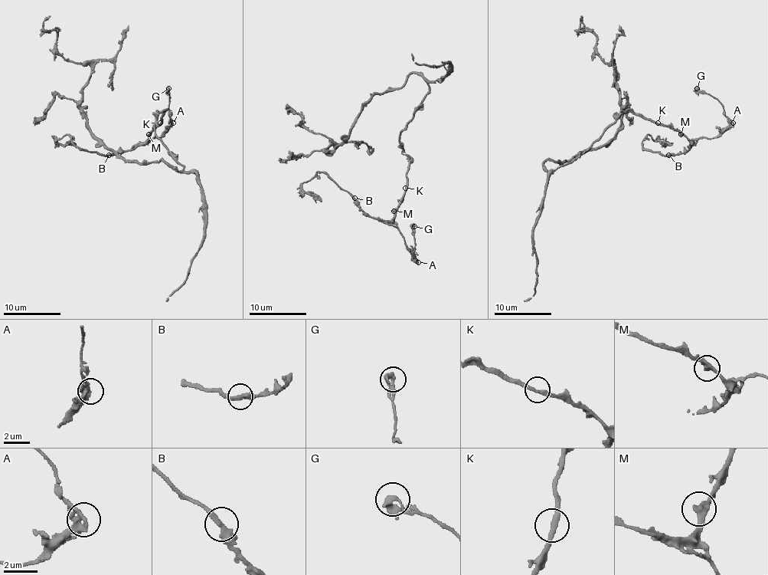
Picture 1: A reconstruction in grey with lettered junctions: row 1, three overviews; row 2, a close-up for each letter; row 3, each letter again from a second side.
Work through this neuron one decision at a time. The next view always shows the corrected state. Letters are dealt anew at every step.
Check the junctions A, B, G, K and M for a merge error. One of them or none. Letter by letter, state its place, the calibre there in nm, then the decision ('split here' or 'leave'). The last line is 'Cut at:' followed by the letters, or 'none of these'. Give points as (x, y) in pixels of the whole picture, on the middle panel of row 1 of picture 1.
A: at (418, 262); 320 nm thick; leave
B: at (354, 198); 320 nm thick; leave
G: at (414, 226); 300 nm thick; leave
K: at (405, 188); 280 nm thick; leave
M: at (393, 211); 340 nm thick; leave
Cut at: none of these

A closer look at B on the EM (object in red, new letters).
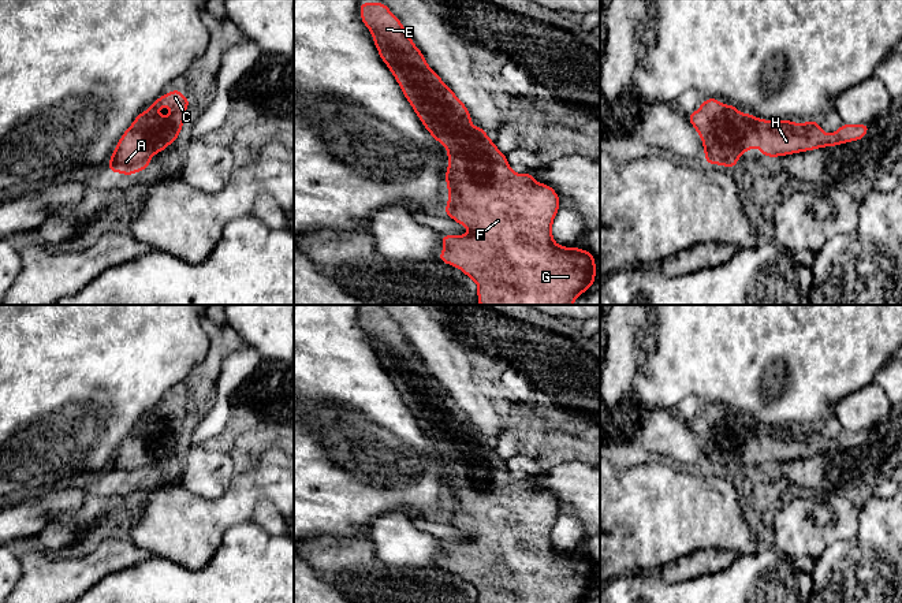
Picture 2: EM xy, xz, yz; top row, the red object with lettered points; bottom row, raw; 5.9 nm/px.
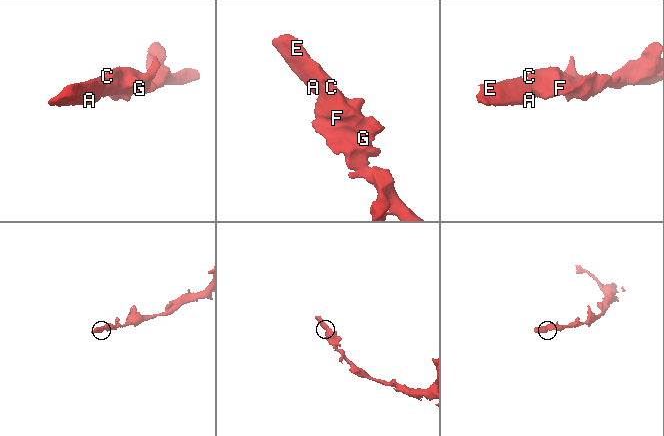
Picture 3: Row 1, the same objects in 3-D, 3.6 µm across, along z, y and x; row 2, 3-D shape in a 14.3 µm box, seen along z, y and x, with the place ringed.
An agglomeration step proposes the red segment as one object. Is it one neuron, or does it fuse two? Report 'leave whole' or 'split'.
leave whole

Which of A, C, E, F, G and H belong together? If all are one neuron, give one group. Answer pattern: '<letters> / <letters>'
A C E F G H

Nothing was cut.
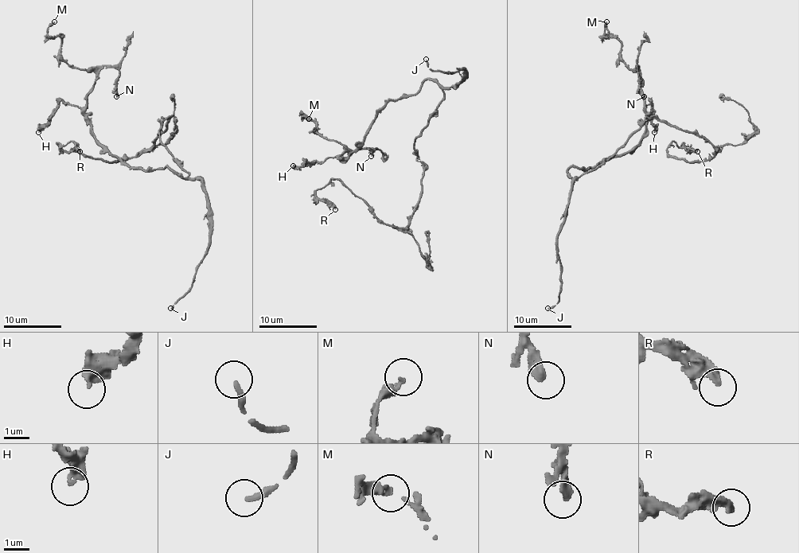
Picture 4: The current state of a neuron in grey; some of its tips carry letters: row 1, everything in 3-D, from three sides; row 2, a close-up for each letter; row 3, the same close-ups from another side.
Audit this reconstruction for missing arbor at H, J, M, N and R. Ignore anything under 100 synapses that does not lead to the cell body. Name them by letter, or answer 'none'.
none

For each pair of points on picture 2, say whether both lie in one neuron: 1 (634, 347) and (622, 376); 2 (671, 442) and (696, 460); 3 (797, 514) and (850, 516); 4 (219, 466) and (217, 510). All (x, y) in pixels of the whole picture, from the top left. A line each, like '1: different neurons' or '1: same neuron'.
1: same neuron
2: same neuron
3: same neuron
4: different neurons

